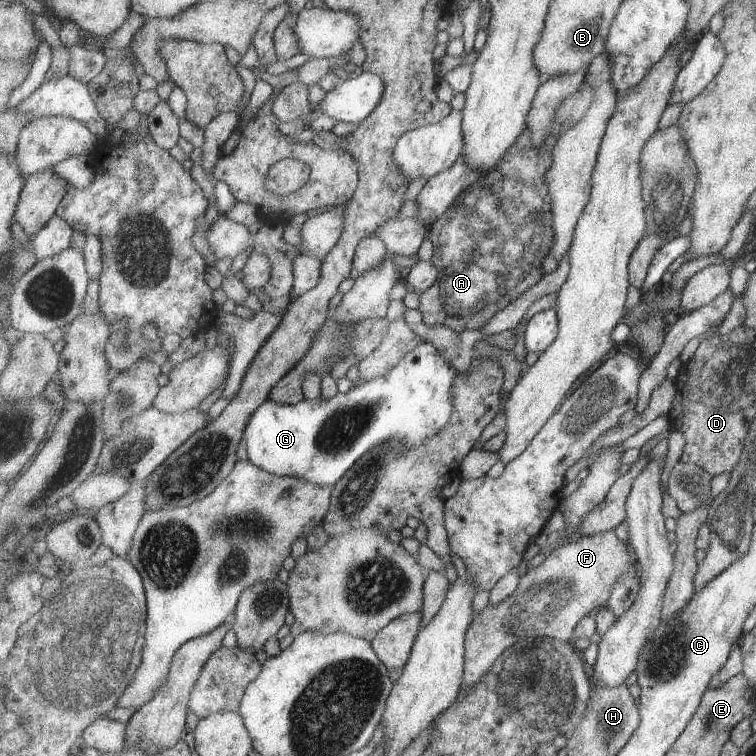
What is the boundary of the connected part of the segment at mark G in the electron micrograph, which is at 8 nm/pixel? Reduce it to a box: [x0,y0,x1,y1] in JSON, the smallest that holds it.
[245,343,457,486]

